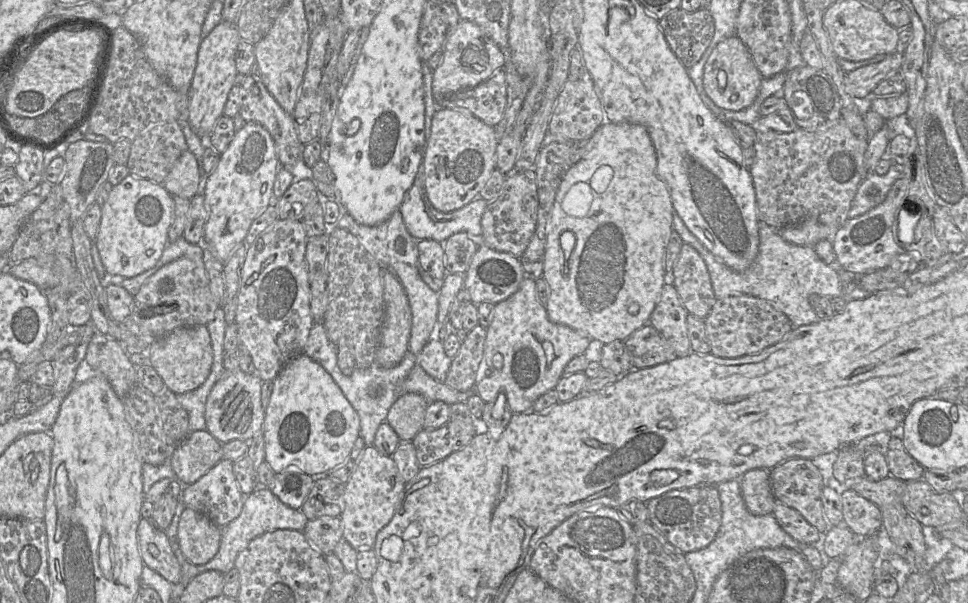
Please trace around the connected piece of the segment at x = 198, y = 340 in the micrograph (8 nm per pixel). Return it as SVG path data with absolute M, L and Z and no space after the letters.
M207 326L183 327L158 338L146 351L146 357L171 392L178 395L195 390L208 378L214 360Z

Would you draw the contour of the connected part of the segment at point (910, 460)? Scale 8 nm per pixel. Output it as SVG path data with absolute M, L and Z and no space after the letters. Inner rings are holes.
M892 435L885 452L890 476L905 482L921 480L926 469L905 449L902 439Z

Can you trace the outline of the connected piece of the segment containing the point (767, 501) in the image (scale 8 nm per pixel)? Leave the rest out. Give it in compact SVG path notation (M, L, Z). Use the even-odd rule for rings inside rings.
M754 469L739 479L745 505L753 515L767 515L774 511L776 499L772 493L769 473L767 469Z

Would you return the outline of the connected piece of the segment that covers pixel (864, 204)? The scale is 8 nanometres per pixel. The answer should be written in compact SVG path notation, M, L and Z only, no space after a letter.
M891 159L891 165L886 174L878 175L875 172L866 174L853 198L848 217L860 216L882 203L901 173L902 165Z

